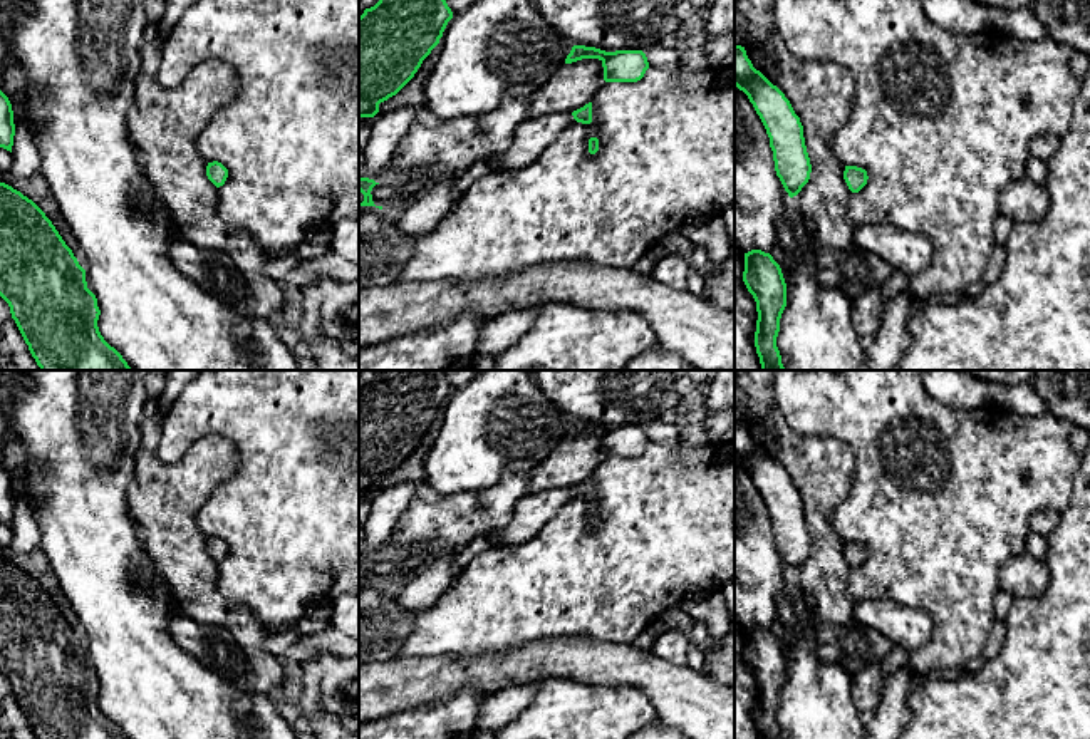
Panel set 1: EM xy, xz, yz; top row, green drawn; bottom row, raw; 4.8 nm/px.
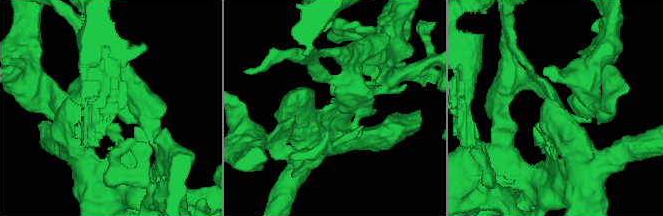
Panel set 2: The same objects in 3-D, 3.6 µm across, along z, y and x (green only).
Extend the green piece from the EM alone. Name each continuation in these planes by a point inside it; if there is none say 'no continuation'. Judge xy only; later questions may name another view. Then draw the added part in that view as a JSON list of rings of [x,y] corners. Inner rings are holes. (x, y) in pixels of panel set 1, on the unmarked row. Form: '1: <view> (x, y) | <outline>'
1: xy (25, 538) | [[[15,479],[15,511],[12,521],[12,543],[10,548],[15,553],[30,553],[40,548],[40,530],[35,523],[34,513],[30,511],[25,496],[22,494],[22,481]]]

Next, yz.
no continuation

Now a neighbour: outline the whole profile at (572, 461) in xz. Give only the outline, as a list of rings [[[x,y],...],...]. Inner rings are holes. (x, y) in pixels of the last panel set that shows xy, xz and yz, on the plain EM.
[[[582,434],[558,442],[550,456],[527,474],[528,493],[574,488],[605,459],[604,442],[599,434]]]

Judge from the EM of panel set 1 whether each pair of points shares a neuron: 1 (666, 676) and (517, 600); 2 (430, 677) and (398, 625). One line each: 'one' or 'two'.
1: two
2: two

